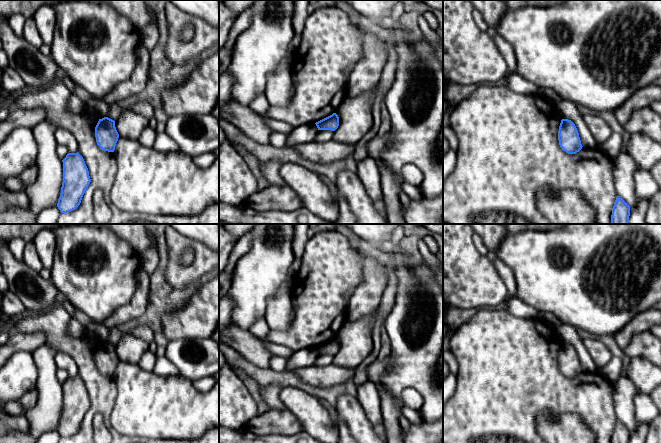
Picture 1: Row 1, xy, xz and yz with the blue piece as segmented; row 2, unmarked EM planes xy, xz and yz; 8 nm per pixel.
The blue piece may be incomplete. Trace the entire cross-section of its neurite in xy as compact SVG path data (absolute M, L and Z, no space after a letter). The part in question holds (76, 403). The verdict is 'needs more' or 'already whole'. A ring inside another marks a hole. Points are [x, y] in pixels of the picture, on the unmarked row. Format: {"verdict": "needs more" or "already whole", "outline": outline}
{"verdict": "already whole", "outline": "M68 377L63 386L63 406L57 431L61 437L75 434L81 427L91 403L83 381Z"}

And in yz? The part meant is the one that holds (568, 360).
{"verdict": "already whole", "outline": "M568 343L561 344L558 364L562 374L568 378L576 378L583 371L575 348Z"}

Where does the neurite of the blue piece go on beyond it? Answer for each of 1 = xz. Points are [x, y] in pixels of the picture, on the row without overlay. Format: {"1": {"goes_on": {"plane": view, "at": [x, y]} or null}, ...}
{"1": {"goes_on": null}}

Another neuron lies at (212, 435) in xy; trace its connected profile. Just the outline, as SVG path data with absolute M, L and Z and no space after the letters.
M212 427L193 440L186 439L160 439L155 441L145 441L141 443L219 443L219 428Z

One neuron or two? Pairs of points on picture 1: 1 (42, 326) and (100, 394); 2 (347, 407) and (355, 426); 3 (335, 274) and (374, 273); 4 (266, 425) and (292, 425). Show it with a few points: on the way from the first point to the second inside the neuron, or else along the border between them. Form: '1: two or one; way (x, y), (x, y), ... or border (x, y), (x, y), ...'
1: one; way (61, 339), (86, 363), (90, 375)
2: one; way (352, 412), (355, 421)
3: two; border (358, 250), (361, 256), (362, 281), (352, 292)
4: one; way (272, 425), (286, 425)

